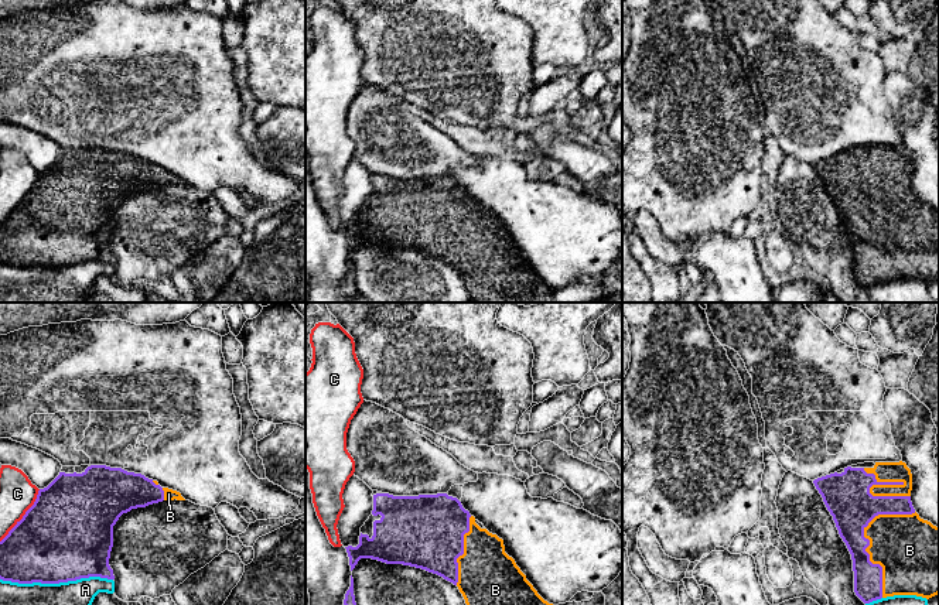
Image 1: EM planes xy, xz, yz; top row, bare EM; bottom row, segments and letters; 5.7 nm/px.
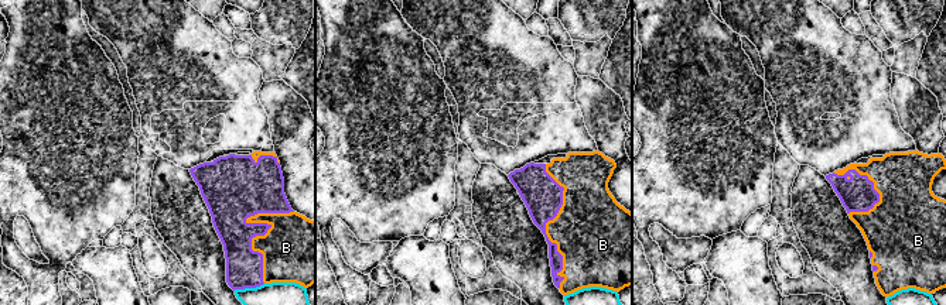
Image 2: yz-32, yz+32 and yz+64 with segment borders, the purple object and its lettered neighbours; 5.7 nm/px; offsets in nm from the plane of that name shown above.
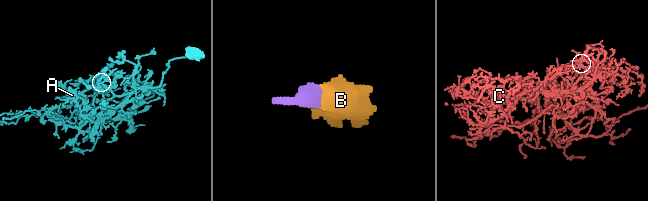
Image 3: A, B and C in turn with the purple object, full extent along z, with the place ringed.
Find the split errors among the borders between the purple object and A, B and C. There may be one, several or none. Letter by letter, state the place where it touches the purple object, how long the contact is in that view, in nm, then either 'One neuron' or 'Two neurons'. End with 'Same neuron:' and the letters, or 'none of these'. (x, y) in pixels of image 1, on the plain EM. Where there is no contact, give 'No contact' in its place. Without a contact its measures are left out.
A: Touches purple at xy (57, 266). Shared border 650 nm. Two neurons
B: Touches purple at yz (867, 222). Shared border 500 nm. One neuron
C: Touches purple at xy (23, 200). Shared border 380 nm. Two neurons
Same neuron: B

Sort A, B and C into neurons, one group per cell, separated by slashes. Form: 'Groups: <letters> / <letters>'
Groups: A / B / C

